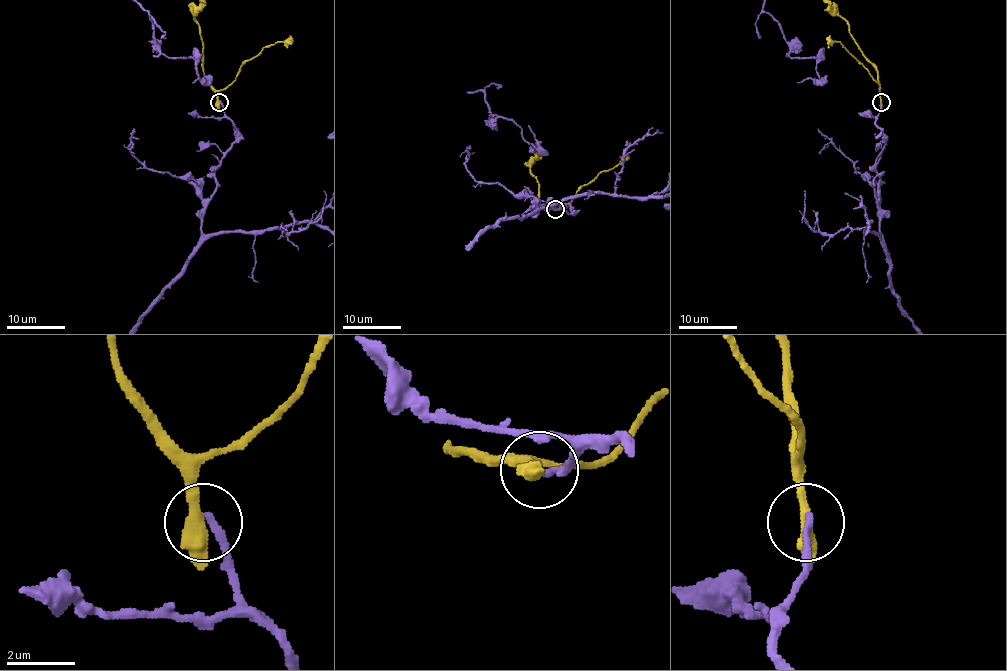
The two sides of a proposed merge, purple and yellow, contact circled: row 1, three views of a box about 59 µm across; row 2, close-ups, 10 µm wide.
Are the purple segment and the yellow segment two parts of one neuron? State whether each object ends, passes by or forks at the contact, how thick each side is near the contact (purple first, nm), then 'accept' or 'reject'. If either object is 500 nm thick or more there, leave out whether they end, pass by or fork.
purple ends; yellow passes by; calibres 240 and 400 nm; reject

